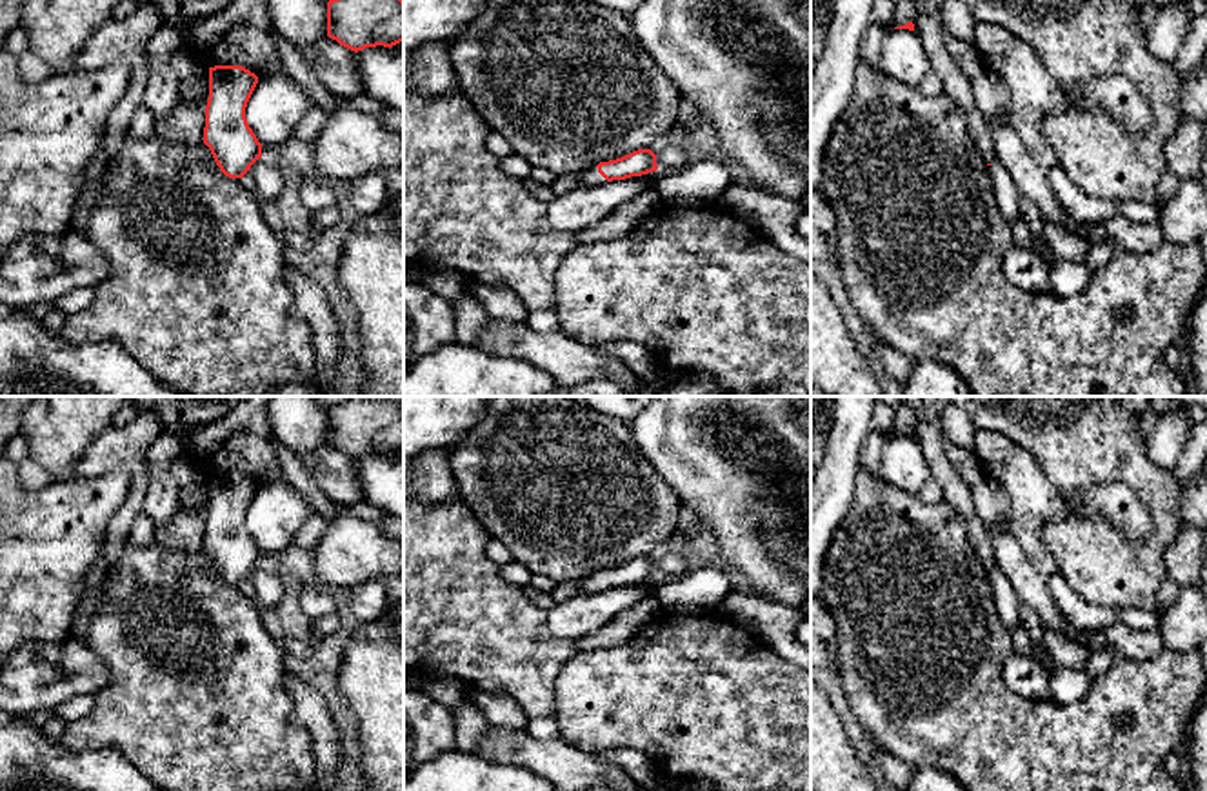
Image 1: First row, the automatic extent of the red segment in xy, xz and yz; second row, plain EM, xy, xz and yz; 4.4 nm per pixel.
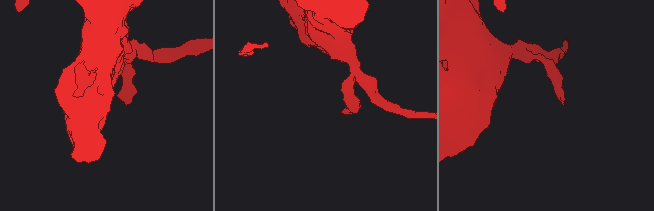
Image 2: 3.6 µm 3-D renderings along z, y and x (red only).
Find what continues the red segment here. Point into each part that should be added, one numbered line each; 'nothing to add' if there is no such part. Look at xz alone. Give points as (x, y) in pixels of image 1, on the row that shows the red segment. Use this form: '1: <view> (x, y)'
1: xz (591, 177)

